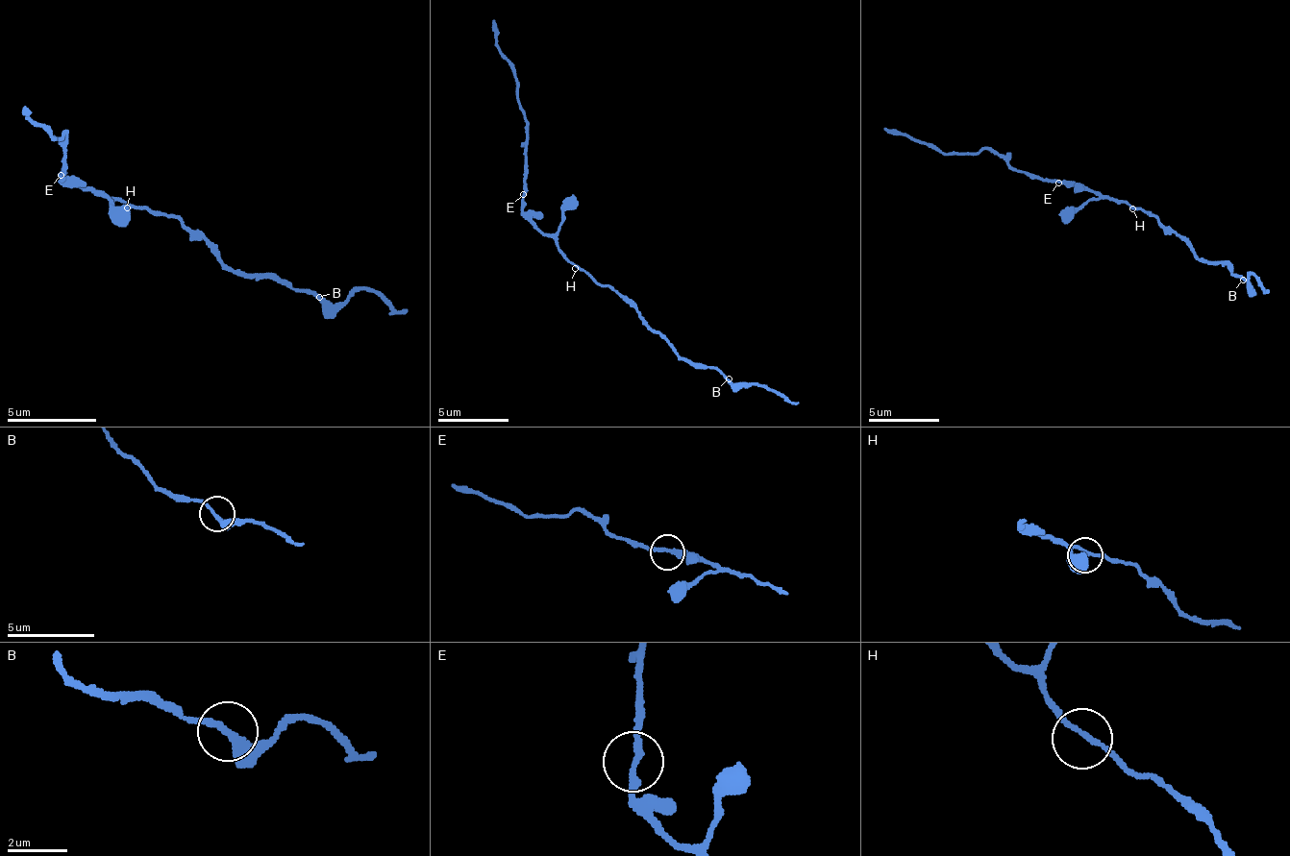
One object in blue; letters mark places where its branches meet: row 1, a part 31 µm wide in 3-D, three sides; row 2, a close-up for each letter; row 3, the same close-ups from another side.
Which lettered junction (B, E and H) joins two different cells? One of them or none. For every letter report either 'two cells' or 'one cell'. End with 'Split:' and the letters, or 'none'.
B: one cell
E: two cells
H: one cell
Split: E

